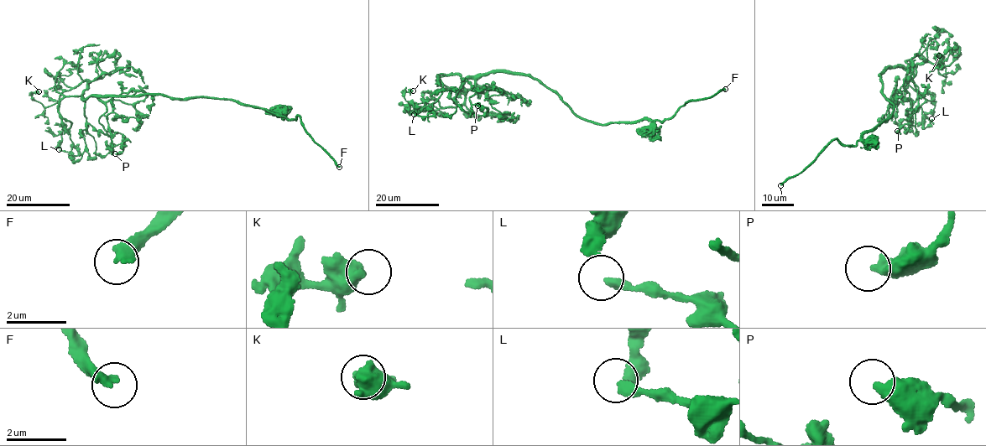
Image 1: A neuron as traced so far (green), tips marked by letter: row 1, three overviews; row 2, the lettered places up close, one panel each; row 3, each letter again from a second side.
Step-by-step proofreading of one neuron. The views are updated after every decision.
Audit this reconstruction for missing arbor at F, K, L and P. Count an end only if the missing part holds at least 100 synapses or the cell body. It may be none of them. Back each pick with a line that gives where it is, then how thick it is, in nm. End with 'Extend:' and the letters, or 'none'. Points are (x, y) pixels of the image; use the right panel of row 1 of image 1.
F: place (780, 185); calibre 360 nm
Extend: F

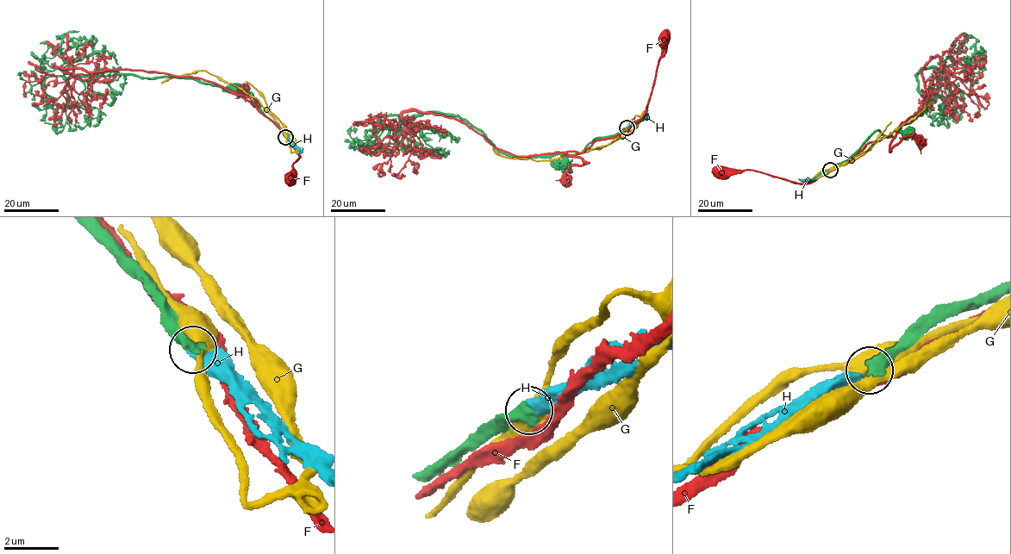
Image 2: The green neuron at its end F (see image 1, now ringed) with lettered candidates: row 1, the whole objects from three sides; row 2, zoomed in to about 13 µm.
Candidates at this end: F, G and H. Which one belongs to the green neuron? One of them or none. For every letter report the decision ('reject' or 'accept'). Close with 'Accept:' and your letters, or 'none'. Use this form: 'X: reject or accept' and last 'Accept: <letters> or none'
F: reject
G: reject
H: accept
Accept: H

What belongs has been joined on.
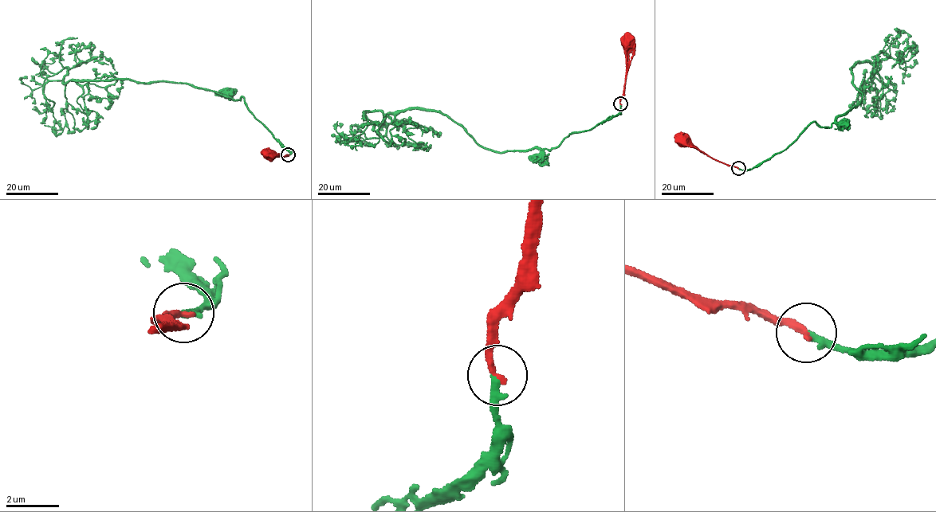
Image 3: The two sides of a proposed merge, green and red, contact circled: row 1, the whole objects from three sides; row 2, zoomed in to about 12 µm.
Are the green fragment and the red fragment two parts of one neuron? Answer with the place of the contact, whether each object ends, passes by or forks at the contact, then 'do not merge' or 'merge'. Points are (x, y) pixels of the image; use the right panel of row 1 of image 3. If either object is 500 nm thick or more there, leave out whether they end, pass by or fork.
(738, 168) | green ends | red ends | merge

